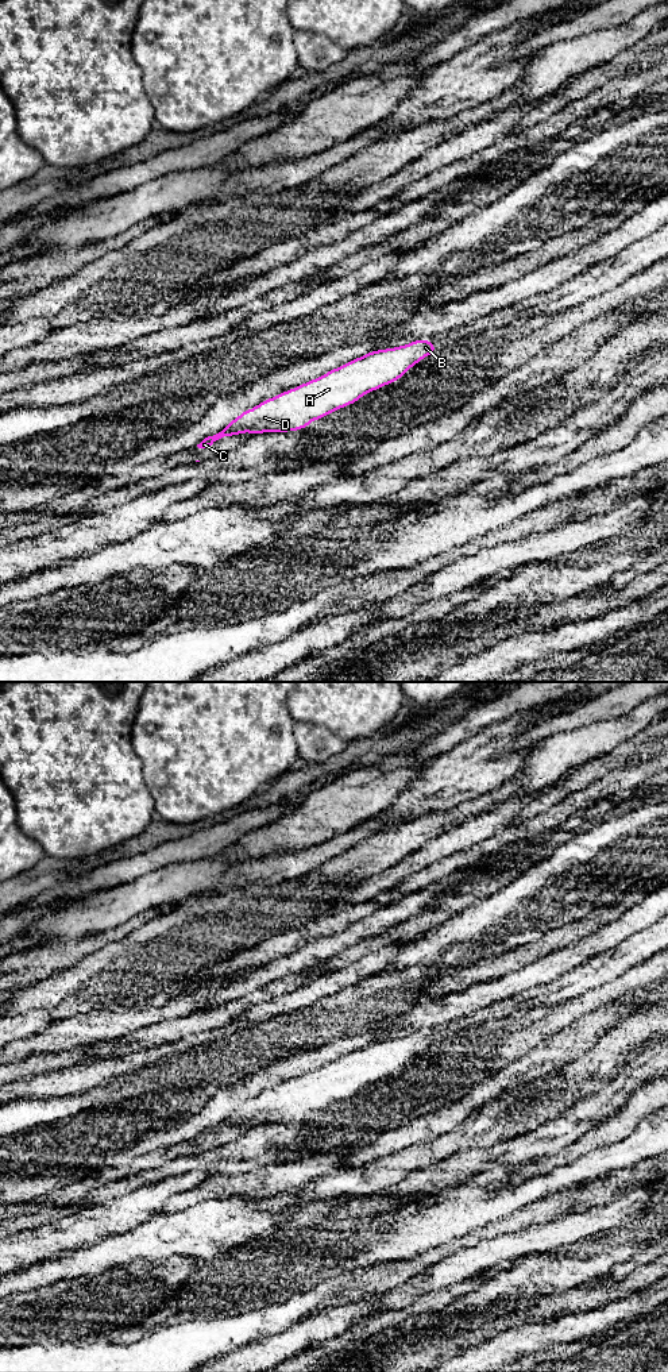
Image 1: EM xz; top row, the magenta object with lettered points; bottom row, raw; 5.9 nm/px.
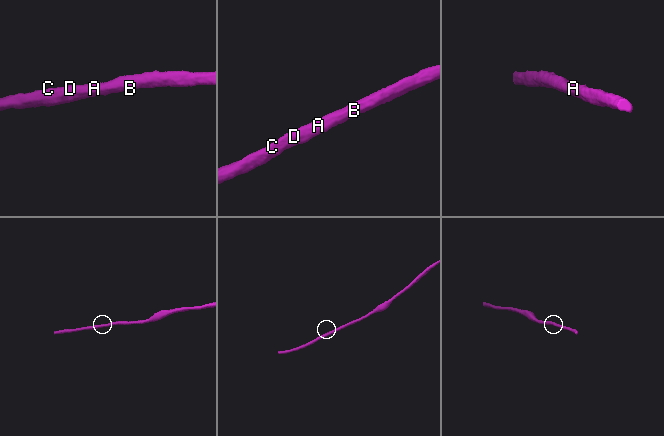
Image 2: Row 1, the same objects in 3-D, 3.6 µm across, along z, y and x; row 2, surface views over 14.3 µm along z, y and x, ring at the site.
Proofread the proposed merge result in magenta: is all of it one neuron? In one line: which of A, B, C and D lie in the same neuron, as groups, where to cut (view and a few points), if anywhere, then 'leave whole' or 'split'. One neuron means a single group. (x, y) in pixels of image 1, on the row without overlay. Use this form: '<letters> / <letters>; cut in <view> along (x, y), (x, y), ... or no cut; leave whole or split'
A B C D; no cut; leave whole

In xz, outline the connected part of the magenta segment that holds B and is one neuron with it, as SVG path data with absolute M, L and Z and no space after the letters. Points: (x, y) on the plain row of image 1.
M430 1030L370 1043L316 1071L267 1090L240 1105L220 1124L205 1129L197 1138L206 1140L225 1128L243 1124L258 1126L305 1121L312 1113L355 1095L383 1076L397 1074L416 1055L439 1043Z

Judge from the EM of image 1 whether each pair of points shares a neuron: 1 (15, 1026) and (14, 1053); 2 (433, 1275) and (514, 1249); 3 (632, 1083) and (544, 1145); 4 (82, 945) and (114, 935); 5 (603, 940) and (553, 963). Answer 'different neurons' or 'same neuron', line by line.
1: different neurons
2: same neuron
3: same neuron
4: same neuron
5: same neuron

